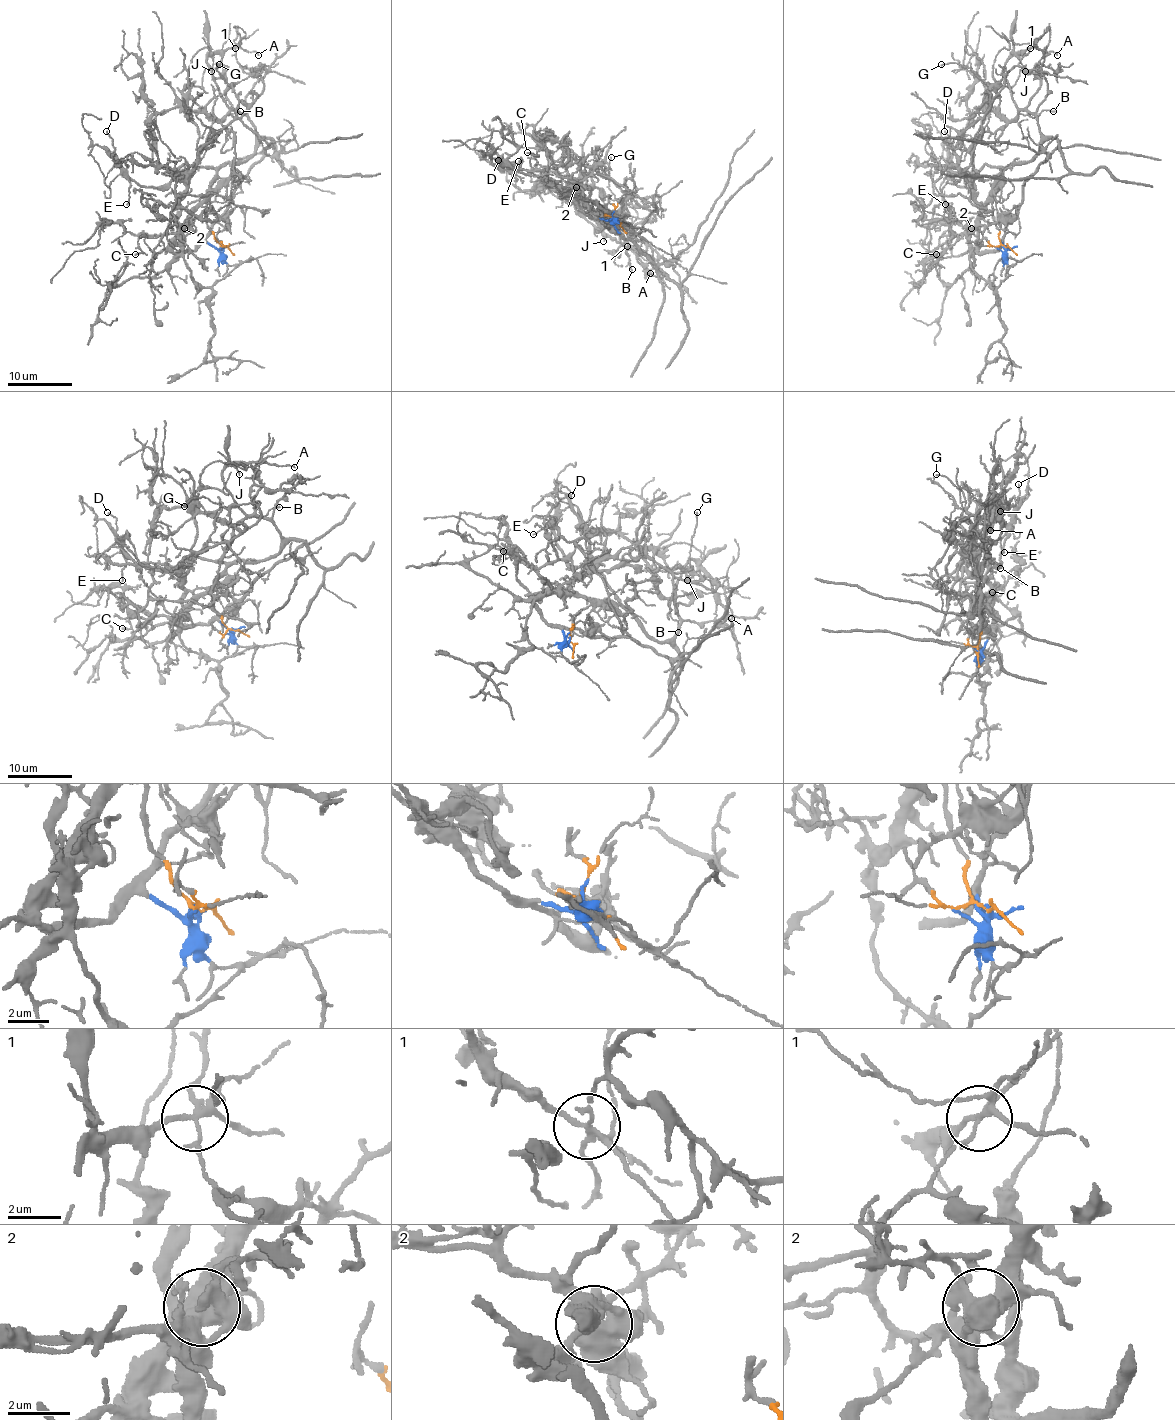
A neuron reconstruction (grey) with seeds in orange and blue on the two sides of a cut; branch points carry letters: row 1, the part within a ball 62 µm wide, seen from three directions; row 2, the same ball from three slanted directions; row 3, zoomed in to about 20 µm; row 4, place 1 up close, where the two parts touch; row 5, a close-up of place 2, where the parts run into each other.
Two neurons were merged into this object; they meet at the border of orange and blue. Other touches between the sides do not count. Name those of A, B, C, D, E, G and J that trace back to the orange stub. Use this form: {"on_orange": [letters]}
{"on_orange": ["A", "B", "C", "D", "E", "G", "J"]}

